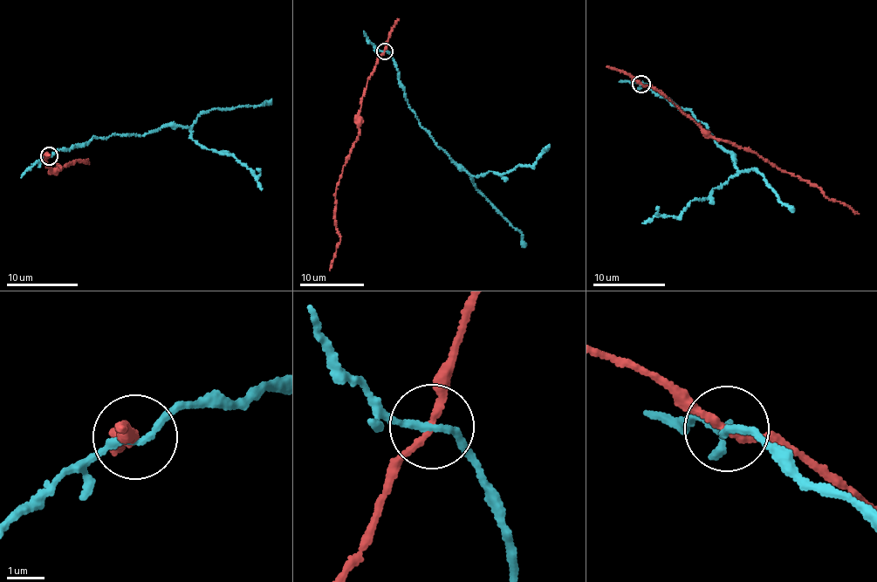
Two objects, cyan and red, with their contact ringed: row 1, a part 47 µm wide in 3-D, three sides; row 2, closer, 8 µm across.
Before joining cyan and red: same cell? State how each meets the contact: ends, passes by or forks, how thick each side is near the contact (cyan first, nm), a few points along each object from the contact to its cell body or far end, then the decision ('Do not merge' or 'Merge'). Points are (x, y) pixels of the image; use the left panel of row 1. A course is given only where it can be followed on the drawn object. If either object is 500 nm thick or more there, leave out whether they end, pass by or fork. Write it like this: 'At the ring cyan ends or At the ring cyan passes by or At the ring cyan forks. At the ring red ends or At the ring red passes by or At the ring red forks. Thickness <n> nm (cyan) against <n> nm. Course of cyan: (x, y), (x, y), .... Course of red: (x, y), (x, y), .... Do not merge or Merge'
At the ring cyan passes by. At the ring red passes by. Thickness 180 nm (cyan) against 180 nm. Course of cyan: (48, 156), (90, 140), (113, 134), (142, 136), (181, 125), (199, 143), (236, 157), (250, 169), (261, 190). Course of red: (48, 156), (44, 160), (47, 166), (57, 170), (58, 164), (60, 168), (75, 160), (88, 159), (88, 161). Do not merge

